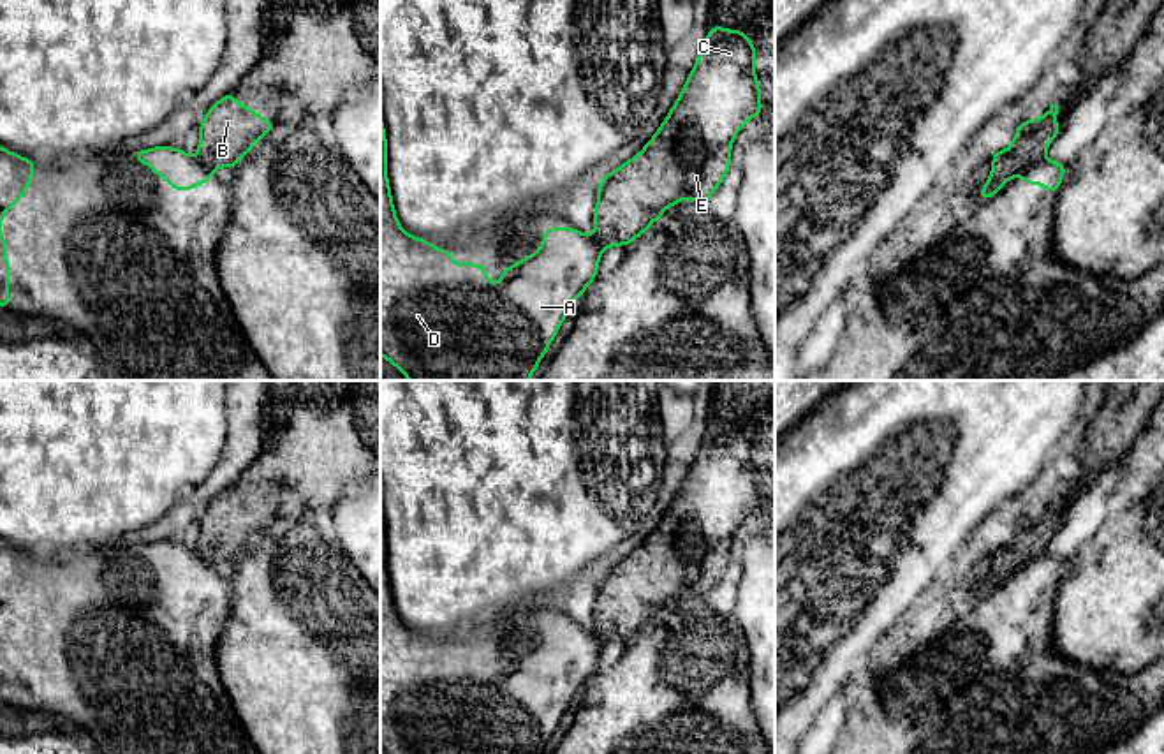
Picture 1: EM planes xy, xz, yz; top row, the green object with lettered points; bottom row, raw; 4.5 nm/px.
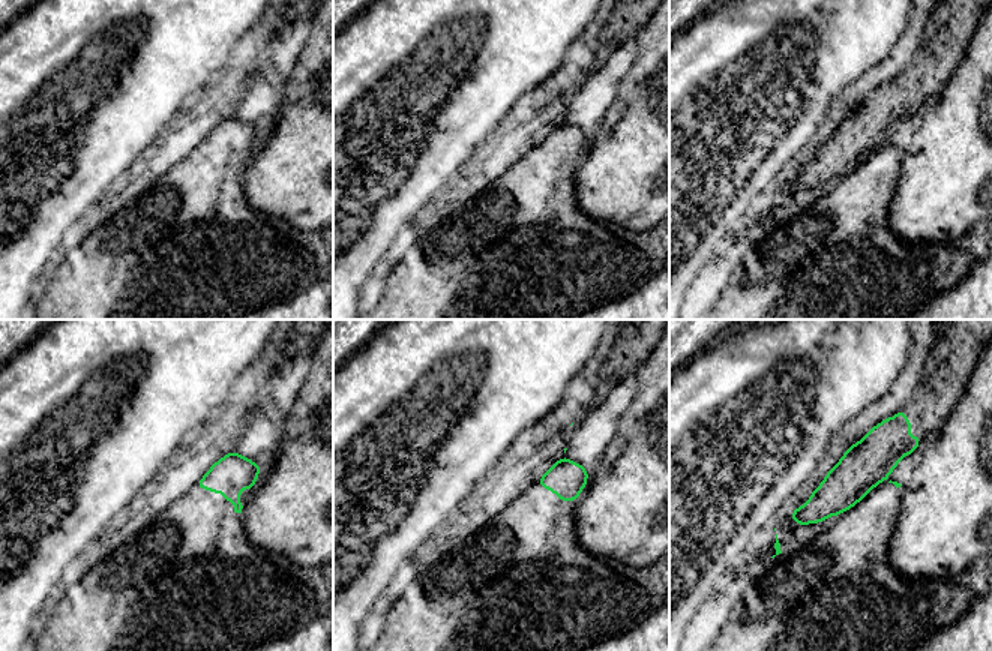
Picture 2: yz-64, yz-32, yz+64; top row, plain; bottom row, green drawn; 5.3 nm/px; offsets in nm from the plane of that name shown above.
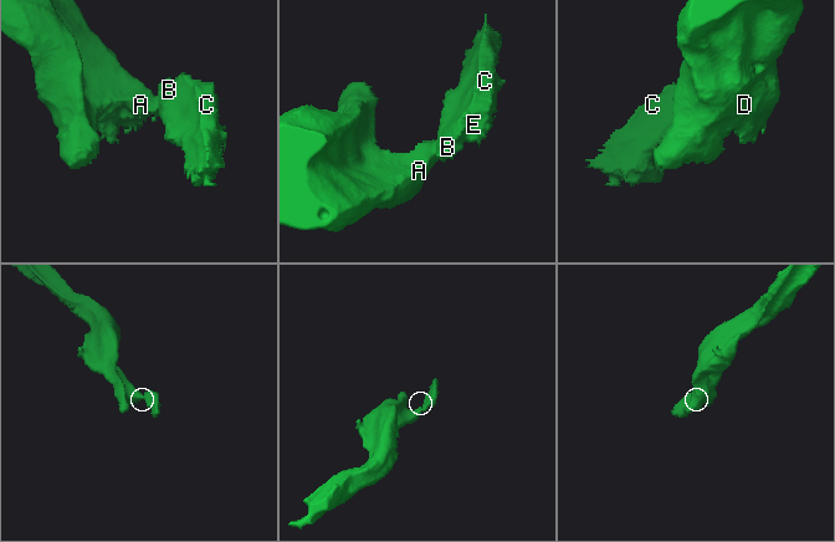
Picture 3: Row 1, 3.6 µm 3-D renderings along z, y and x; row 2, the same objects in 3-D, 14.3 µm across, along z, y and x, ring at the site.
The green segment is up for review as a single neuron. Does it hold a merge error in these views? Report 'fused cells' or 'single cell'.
fused cells

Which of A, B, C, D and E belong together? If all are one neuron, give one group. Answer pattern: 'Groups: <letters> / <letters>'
Groups: A D / B C E

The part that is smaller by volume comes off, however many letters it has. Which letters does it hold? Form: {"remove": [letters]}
{"remove": ["B", "C", "E"]}

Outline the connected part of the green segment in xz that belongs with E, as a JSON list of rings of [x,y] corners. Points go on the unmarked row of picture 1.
[[[708,421],[696,460],[653,532],[639,548],[600,574],[593,608],[593,632],[600,645],[629,641],[669,601],[683,594],[708,597],[727,571],[736,529],[762,507],[755,469],[755,439],[747,428]]]

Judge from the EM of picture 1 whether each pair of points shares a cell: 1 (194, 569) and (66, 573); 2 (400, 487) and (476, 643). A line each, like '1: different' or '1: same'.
1: same
2: different

